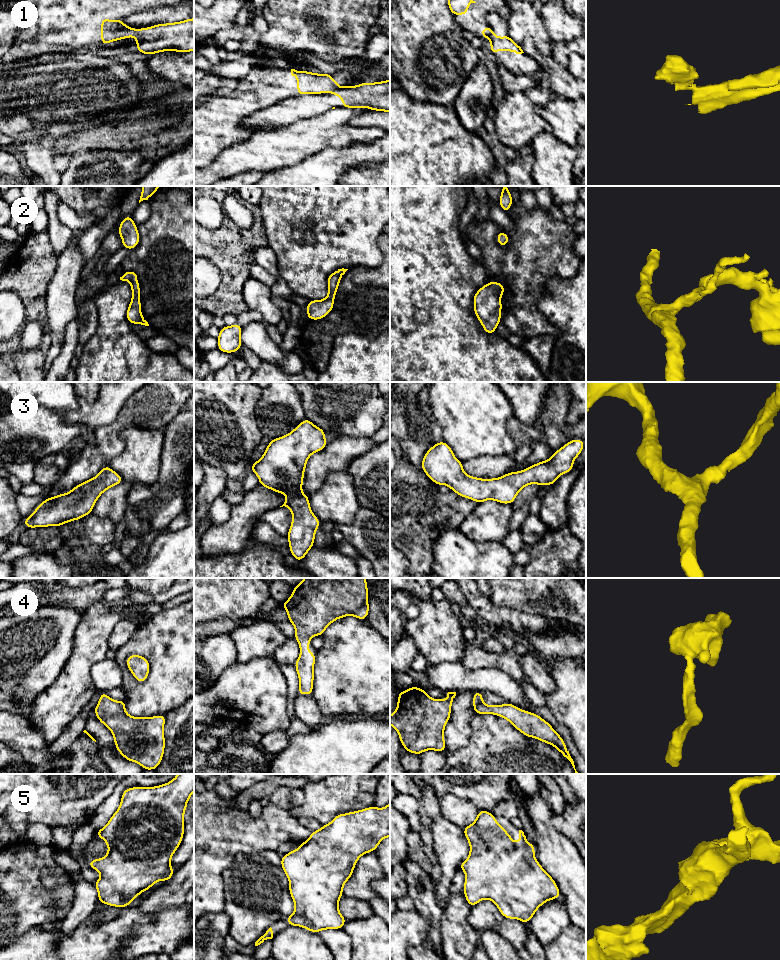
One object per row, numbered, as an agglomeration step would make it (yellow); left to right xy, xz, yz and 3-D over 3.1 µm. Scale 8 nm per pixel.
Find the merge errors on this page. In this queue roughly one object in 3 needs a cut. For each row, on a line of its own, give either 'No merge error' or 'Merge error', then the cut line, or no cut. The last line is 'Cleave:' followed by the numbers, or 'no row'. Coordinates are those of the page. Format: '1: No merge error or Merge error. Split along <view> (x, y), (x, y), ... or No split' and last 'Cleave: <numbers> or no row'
1: Merge error. Split along xz (338, 87), (331, 92)
2: No merge error. No split
3: No merge error. No split
4: No merge error. No split
5: No merge error. No split
Cleave: 1

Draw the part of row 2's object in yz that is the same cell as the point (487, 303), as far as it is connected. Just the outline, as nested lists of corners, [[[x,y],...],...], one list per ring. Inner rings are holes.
[[[489,281],[479,288],[473,297],[474,314],[479,319],[484,331],[490,335],[495,333],[501,321],[501,296],[505,287],[498,281]]]

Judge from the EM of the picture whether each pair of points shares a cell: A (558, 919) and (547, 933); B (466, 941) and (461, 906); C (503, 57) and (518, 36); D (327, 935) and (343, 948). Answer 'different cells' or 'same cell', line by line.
A: same cell
B: same cell
C: different cells
D: same cell

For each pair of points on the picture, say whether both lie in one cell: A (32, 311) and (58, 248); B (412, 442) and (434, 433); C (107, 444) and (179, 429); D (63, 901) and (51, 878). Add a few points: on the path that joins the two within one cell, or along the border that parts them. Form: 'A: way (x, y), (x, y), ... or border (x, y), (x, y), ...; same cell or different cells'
A: border (47, 234), (56, 258); different cells
B: way (417, 437), (421, 433), (429, 433); same cell
C: border (178, 413), (163, 431); different cells
D: way (63, 895), (61, 888), (57, 884); same cell

